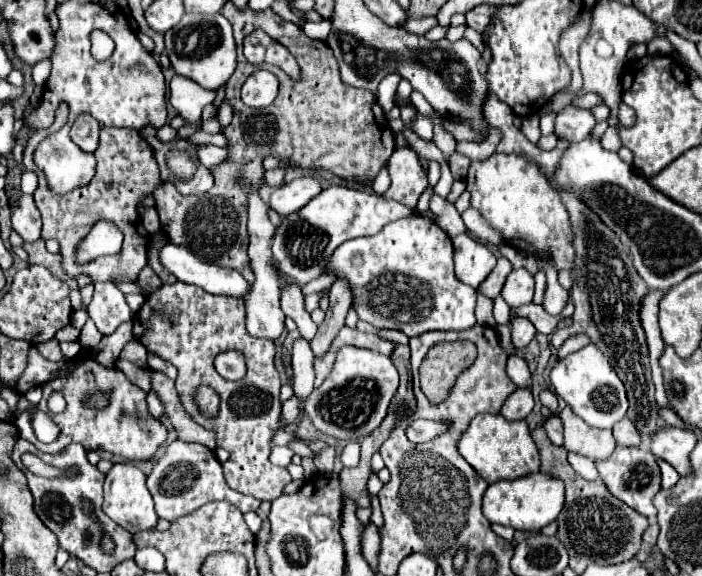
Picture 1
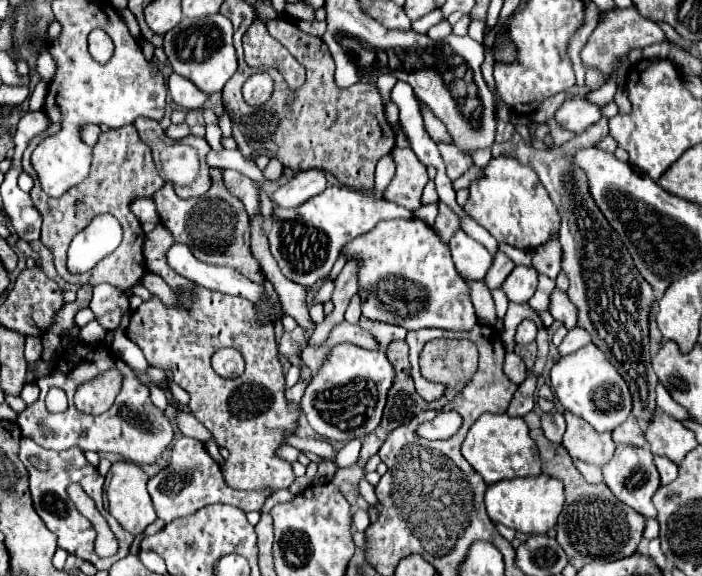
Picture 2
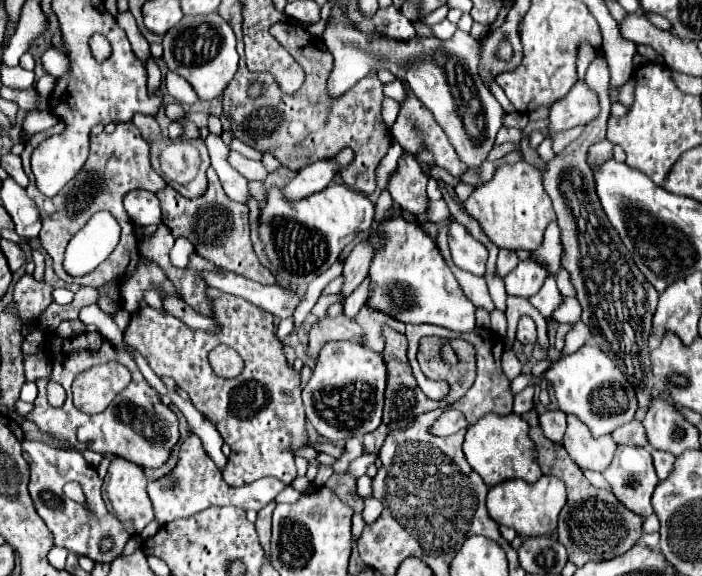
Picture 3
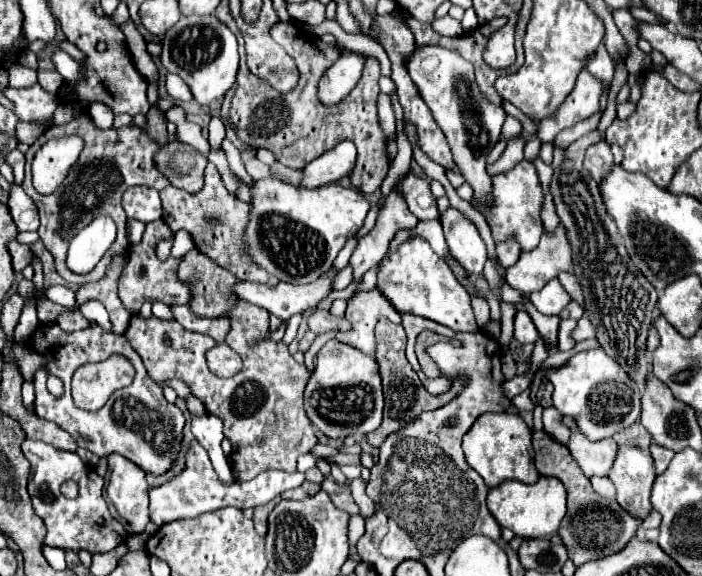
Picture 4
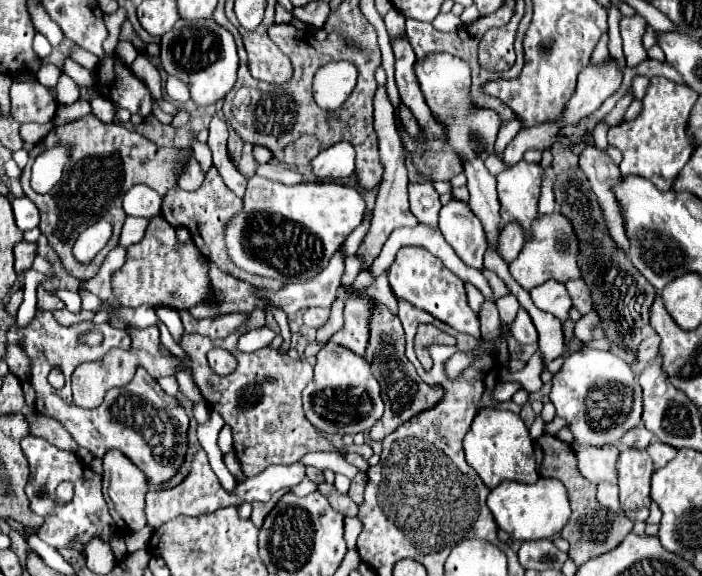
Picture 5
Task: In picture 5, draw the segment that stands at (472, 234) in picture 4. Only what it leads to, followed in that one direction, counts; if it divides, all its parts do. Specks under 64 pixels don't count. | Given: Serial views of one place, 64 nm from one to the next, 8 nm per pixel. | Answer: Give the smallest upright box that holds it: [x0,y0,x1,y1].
[440,198,488,270]

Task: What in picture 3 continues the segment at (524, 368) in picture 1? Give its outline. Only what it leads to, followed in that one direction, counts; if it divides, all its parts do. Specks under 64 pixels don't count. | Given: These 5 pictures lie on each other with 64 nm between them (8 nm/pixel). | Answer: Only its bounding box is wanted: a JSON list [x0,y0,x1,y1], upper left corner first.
[502,350,522,380]

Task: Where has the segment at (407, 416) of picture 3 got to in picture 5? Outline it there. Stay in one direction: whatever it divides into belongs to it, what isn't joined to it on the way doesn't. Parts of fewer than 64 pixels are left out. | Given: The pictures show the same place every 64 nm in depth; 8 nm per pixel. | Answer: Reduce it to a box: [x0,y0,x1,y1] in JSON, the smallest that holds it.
[364,304,442,440]

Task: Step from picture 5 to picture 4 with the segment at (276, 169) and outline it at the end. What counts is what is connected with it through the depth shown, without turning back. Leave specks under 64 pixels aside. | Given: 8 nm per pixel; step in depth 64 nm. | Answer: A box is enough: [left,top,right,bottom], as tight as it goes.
[246,158,272,180]

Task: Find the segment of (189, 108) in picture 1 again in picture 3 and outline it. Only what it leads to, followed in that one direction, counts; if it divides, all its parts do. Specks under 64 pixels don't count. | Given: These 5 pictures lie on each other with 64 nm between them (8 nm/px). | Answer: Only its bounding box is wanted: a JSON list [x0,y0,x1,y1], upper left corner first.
[166,72,198,104]

